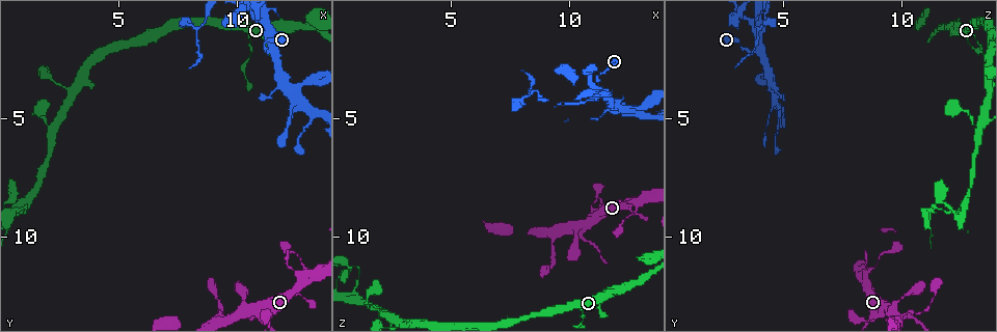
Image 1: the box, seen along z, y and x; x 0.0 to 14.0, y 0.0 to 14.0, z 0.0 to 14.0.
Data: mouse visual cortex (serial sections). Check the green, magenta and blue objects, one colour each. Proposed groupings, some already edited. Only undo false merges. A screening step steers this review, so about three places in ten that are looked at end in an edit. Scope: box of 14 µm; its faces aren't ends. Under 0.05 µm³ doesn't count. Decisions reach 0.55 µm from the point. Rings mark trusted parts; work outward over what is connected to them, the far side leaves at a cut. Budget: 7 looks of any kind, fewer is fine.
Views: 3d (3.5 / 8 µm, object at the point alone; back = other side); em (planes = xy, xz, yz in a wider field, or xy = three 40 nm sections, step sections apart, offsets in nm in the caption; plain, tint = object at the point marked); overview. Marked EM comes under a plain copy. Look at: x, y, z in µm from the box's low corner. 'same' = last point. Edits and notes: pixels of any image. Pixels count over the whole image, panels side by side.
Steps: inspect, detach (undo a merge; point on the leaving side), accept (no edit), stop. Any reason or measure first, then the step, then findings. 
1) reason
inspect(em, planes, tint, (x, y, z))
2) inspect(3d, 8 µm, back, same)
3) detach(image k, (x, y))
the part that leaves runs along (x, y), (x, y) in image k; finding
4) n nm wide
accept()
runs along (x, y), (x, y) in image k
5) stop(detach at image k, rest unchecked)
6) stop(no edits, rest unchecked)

four or more arms meet
inspect(3d, 3.5 µm, (12.3, 3.8, 4.5))

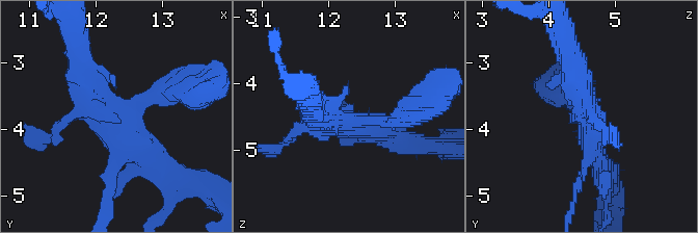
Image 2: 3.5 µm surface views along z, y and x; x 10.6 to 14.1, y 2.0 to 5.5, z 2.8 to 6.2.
accept()
runs along (81, 66), (95, 101), (164, 169) in image 2; one cell here

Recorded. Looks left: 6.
arms run side by side
inspect(3d, 3.5 µm, (11.2, 1.1, 4.0))

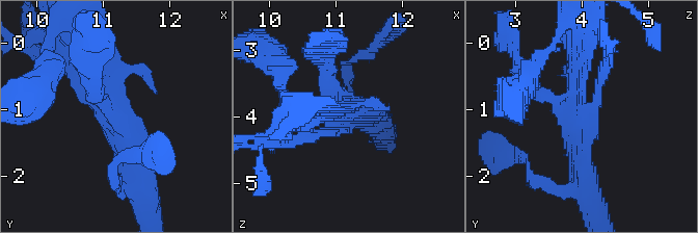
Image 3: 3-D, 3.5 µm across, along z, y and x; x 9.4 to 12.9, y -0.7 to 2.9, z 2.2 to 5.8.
inspect(em, xy, step 5, tint, (11.20, 1.10, 3.90))

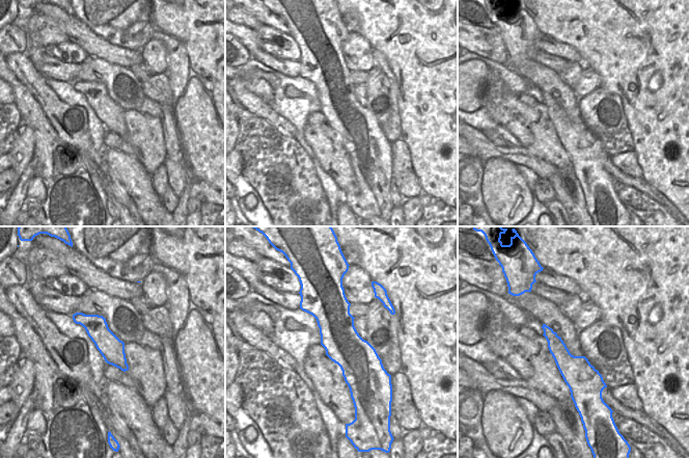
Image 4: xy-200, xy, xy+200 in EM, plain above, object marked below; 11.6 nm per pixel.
cut it another way
inspect(em, xy, step 3, tint, same)

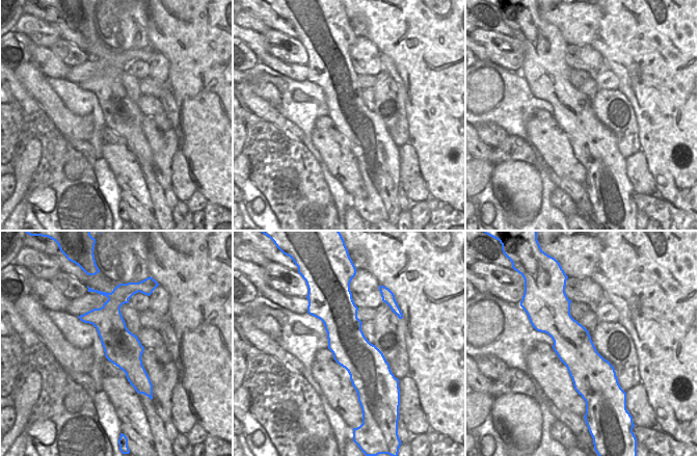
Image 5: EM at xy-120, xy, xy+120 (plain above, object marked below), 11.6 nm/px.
detach(image 3, (284, 133))
the part that leaves runs along (337, 125), (295, 141), (266, 144) in image 3; a second cell is stuck on

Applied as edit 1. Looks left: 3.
small branch off a trunk
inspect(3d, 3.5 µm, (2.4, 5.4, 13.3))

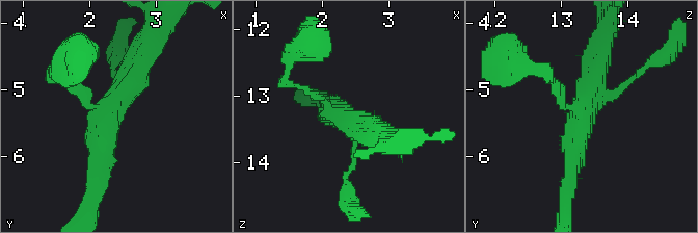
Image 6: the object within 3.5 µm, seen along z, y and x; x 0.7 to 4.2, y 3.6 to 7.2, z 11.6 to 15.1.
4 arms; arms of 150, 150, 250, 350 nm; need the tissue
inspect(em, xy, step 1, tint, (2.25, 5.40, 13.25))

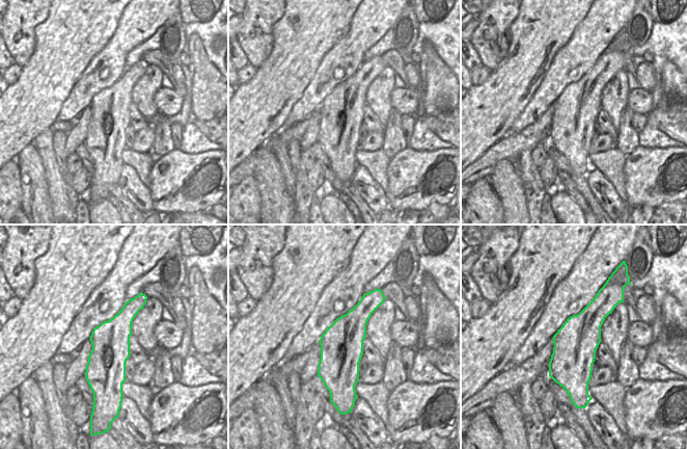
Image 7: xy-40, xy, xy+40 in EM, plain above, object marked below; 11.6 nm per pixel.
accept()
runs along (143, 58), (108, 112), (99, 180) in image 6; all the same cell

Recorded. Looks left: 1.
stop(detach at image 3, rest unchecked)

